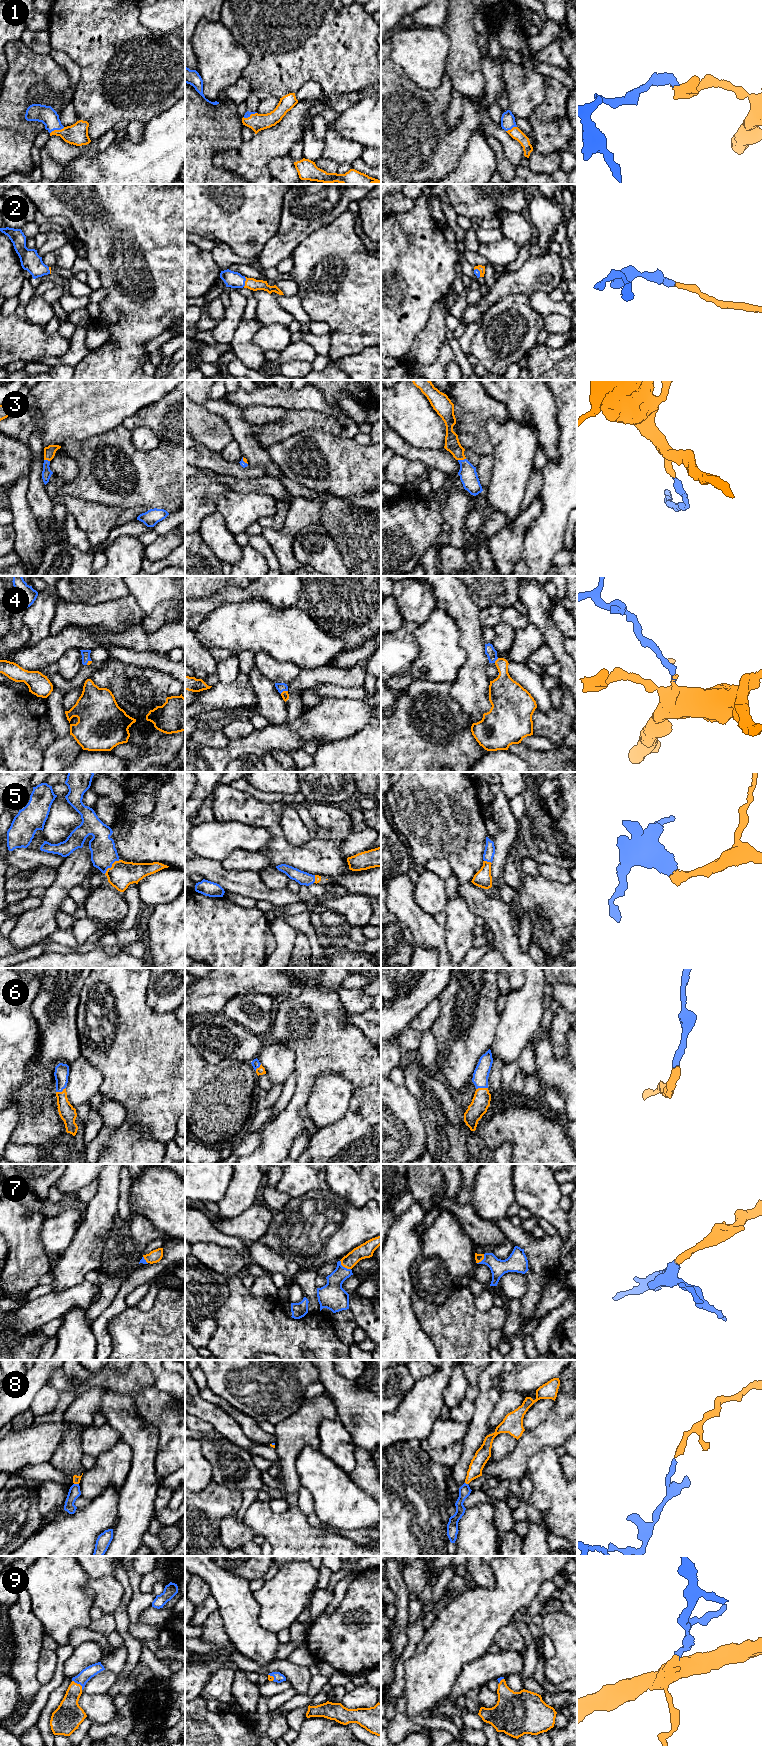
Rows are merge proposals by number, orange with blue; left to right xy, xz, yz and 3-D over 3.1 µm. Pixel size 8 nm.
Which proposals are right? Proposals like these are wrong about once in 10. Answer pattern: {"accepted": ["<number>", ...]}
{"accepted": ["1", "2", "3", "4", "5", "6", "7", "8", "9"]}

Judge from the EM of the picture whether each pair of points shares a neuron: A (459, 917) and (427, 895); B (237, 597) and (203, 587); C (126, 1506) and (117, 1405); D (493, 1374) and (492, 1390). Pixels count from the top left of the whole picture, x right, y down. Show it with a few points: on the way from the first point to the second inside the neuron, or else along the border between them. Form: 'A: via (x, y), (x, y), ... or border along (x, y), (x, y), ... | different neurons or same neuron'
A: border along (448, 900), (443, 911) | different neurons
B: border along (225, 586), (208, 596), (195, 598) | different neurons
C: via (140, 1481), (140, 1437), (133, 1430) | same neuron
D: via (492, 1378), (492, 1386) | same neuron

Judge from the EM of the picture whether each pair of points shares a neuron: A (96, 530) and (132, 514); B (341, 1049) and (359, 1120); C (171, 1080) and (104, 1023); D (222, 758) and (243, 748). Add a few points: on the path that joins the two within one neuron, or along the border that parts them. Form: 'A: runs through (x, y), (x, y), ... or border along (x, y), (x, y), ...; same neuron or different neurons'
A: border along (122, 510), (114, 526); different neurons
B: border along (370, 1084), (354, 1089); different neurons
C: runs through (154, 1065), (121, 1035); same neuron
D: runs through (227, 754), (238, 748); same neuron

